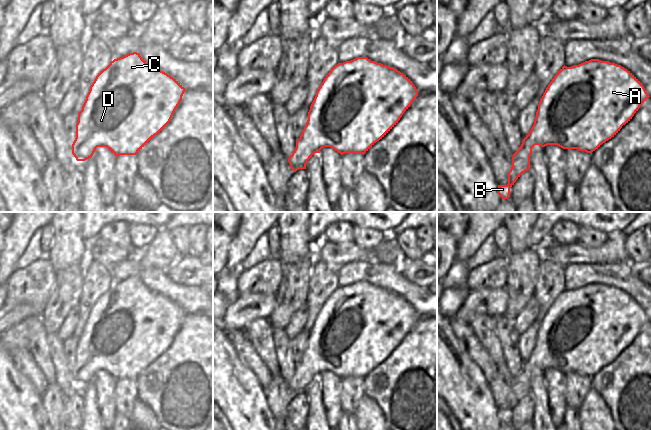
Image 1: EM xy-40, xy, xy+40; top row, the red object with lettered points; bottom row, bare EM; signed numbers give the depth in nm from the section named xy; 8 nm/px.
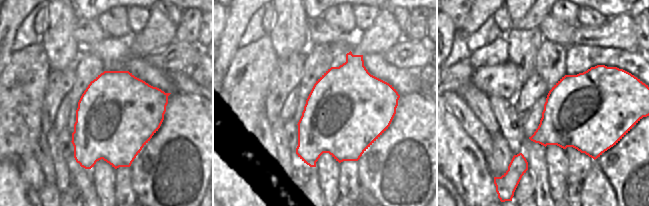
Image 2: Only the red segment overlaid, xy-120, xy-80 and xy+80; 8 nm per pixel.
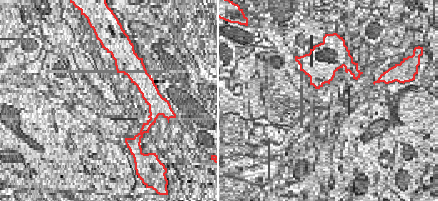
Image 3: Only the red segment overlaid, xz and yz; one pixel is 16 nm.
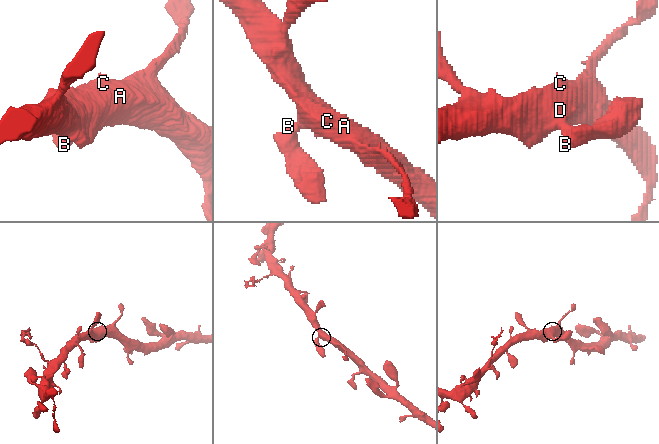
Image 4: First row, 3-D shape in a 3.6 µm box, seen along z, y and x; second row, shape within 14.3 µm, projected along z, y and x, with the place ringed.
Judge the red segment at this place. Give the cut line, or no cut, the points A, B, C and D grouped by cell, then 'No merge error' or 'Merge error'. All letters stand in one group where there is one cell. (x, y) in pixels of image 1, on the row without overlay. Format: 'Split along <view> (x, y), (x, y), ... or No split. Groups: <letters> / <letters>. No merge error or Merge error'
No split. Groups: A B C D. No merge error.

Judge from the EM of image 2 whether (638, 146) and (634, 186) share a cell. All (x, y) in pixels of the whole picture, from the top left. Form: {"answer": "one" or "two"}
{"answer": "one"}

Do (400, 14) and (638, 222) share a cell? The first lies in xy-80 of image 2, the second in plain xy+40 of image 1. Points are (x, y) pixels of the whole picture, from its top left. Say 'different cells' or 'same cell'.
different cells

